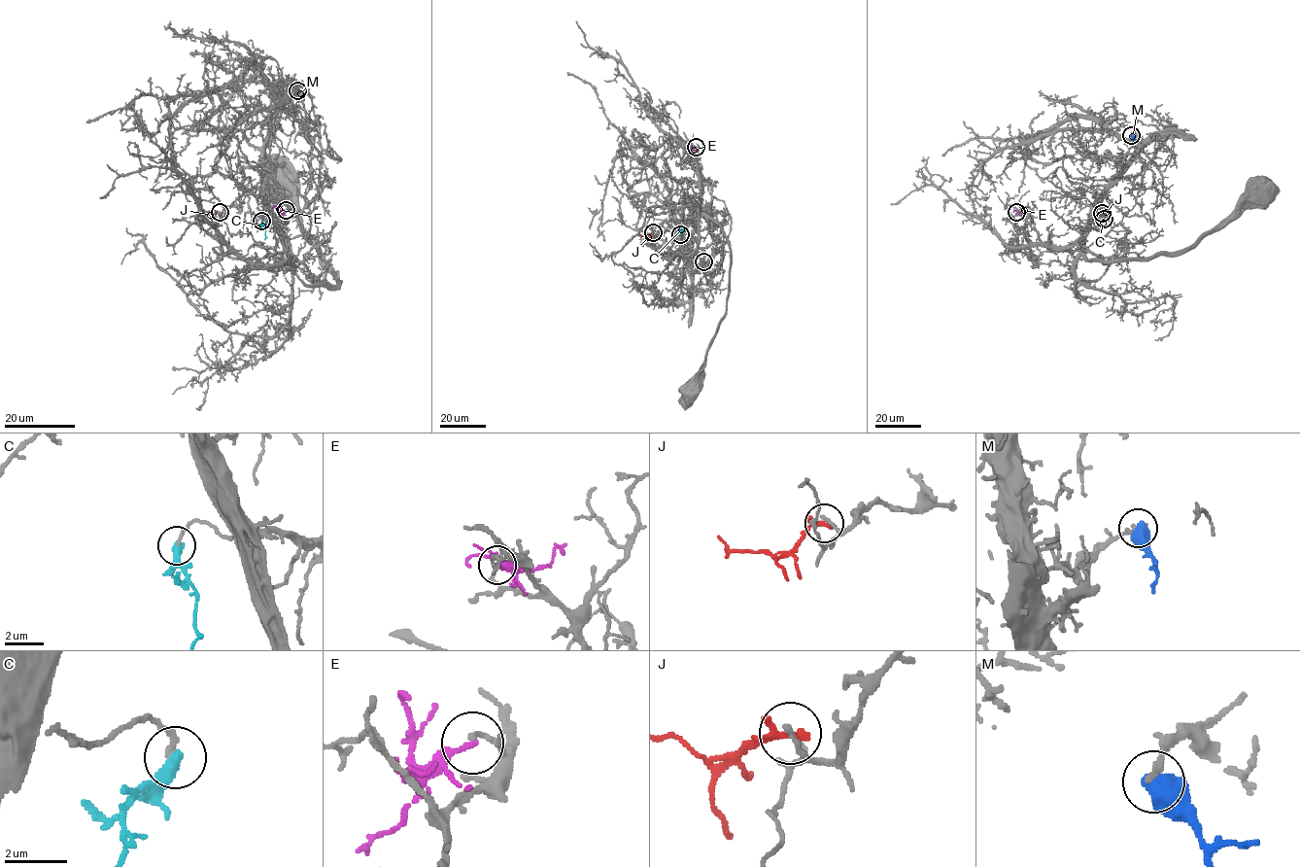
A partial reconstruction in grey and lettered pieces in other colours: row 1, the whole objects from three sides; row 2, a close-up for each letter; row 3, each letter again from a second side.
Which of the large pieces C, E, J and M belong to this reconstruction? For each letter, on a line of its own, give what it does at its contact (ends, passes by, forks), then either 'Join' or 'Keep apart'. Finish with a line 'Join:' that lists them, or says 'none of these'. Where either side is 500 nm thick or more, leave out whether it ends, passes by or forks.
C: It ends there. Keep apart
E: It ends there. Keep apart
J: It ends there. Keep apart
M: Keep apart
Join: none of these

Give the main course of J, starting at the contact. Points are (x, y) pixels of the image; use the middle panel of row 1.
J: (653, 232), (647, 236), (640, 234)

